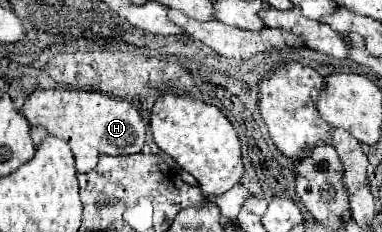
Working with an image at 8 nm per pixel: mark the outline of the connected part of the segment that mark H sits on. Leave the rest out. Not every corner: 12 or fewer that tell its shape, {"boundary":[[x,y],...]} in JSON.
{"boundary":[[37,90],[37,114],[89,172],[99,154],[137,154],[139,110],[85,90]]}

